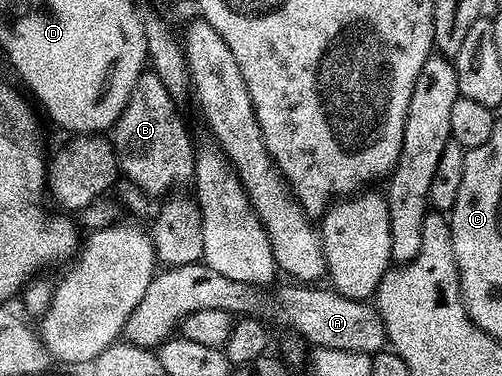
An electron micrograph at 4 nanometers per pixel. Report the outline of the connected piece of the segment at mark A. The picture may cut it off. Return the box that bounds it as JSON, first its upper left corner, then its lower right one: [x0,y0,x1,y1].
[126,261,388,356]

